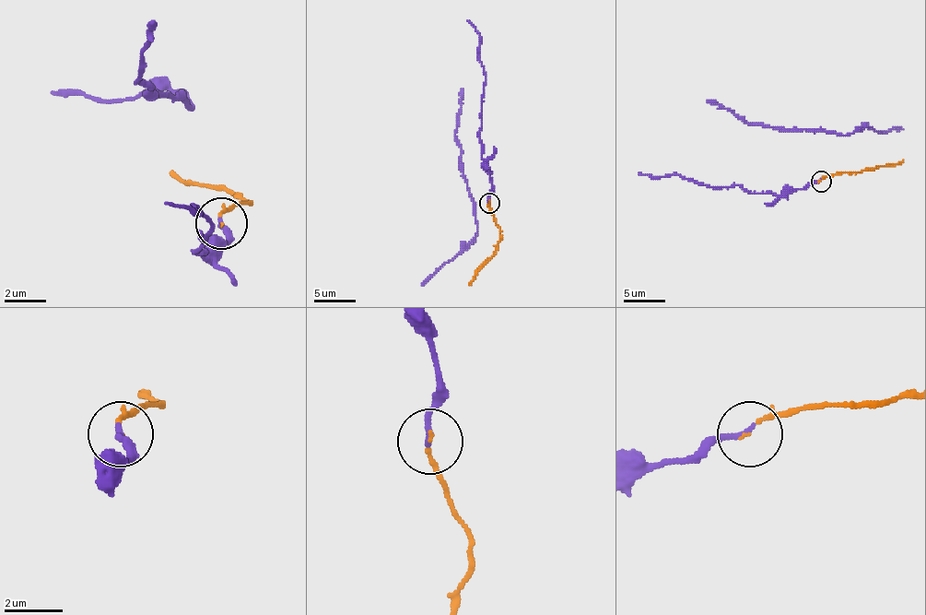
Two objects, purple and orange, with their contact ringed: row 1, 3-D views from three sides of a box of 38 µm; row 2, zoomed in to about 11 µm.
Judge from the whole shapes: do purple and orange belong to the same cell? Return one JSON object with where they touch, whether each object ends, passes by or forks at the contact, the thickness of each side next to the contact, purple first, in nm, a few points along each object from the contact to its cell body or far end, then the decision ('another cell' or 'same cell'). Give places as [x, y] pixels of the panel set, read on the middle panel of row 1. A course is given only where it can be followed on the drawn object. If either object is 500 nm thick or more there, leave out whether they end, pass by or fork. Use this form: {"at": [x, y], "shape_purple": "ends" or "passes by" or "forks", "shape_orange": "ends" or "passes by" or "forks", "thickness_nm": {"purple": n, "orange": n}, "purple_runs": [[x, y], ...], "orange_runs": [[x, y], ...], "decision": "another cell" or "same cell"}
{"at": [489, 203], "shape_purple": "ends", "shape_orange": "ends", "thickness_nm": {"purple": 200, "orange": 110}, "purple_runs": [[489, 202], [489, 167], [484, 159], [479, 130], [486, 76], [479, 60], [479, 33], [467, 20]], "orange_runs": [[489, 202], [489, 210], [500, 229], [500, 242], [496, 254], [469, 285]], "decision": "same cell"}

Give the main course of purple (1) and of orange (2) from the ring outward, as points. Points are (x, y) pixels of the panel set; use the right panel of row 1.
1: (820, 181), (777, 195), (748, 193), (738, 184), (713, 186), (678, 174), (638, 172)
2: (820, 181), (847, 172), (872, 171), (903, 159)

